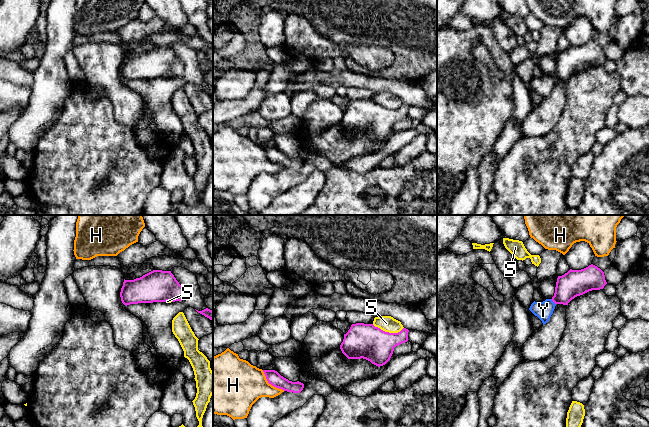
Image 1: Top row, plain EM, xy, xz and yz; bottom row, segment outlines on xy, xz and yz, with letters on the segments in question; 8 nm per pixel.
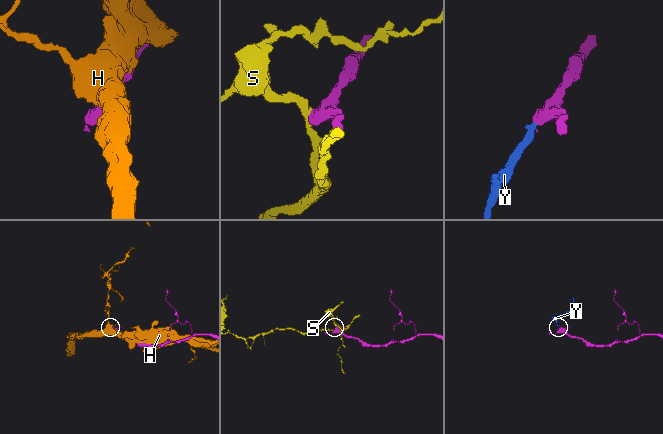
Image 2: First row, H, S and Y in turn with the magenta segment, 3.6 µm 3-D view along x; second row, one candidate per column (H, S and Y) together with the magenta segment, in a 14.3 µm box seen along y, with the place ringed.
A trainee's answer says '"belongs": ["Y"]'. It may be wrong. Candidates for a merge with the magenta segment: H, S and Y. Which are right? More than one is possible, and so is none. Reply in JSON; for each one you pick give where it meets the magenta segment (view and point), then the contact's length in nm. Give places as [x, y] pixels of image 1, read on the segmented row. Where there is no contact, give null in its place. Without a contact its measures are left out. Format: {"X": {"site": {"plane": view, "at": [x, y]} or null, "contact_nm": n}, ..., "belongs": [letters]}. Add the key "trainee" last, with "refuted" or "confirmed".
{"Y": {"site": {"plane": "yz", "at": [553, 301]}, "contact_nm": 60}, "belongs": ["Y"], "trainee": "confirmed"}

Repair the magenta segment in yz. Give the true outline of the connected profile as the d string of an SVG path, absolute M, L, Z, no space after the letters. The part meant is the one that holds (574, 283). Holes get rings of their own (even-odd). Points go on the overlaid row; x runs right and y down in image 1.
M593 264L581 270L570 269L564 275L558 276L554 296L543 302L534 301L529 310L544 325L549 321L557 304L568 305L575 297L603 289L606 284L604 272Z

